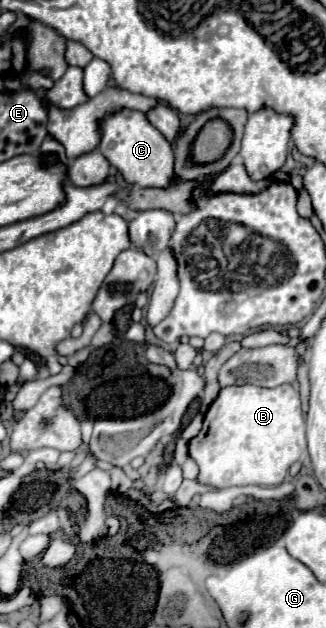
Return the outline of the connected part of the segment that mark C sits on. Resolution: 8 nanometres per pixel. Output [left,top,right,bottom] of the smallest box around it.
[98,111,182,189]

